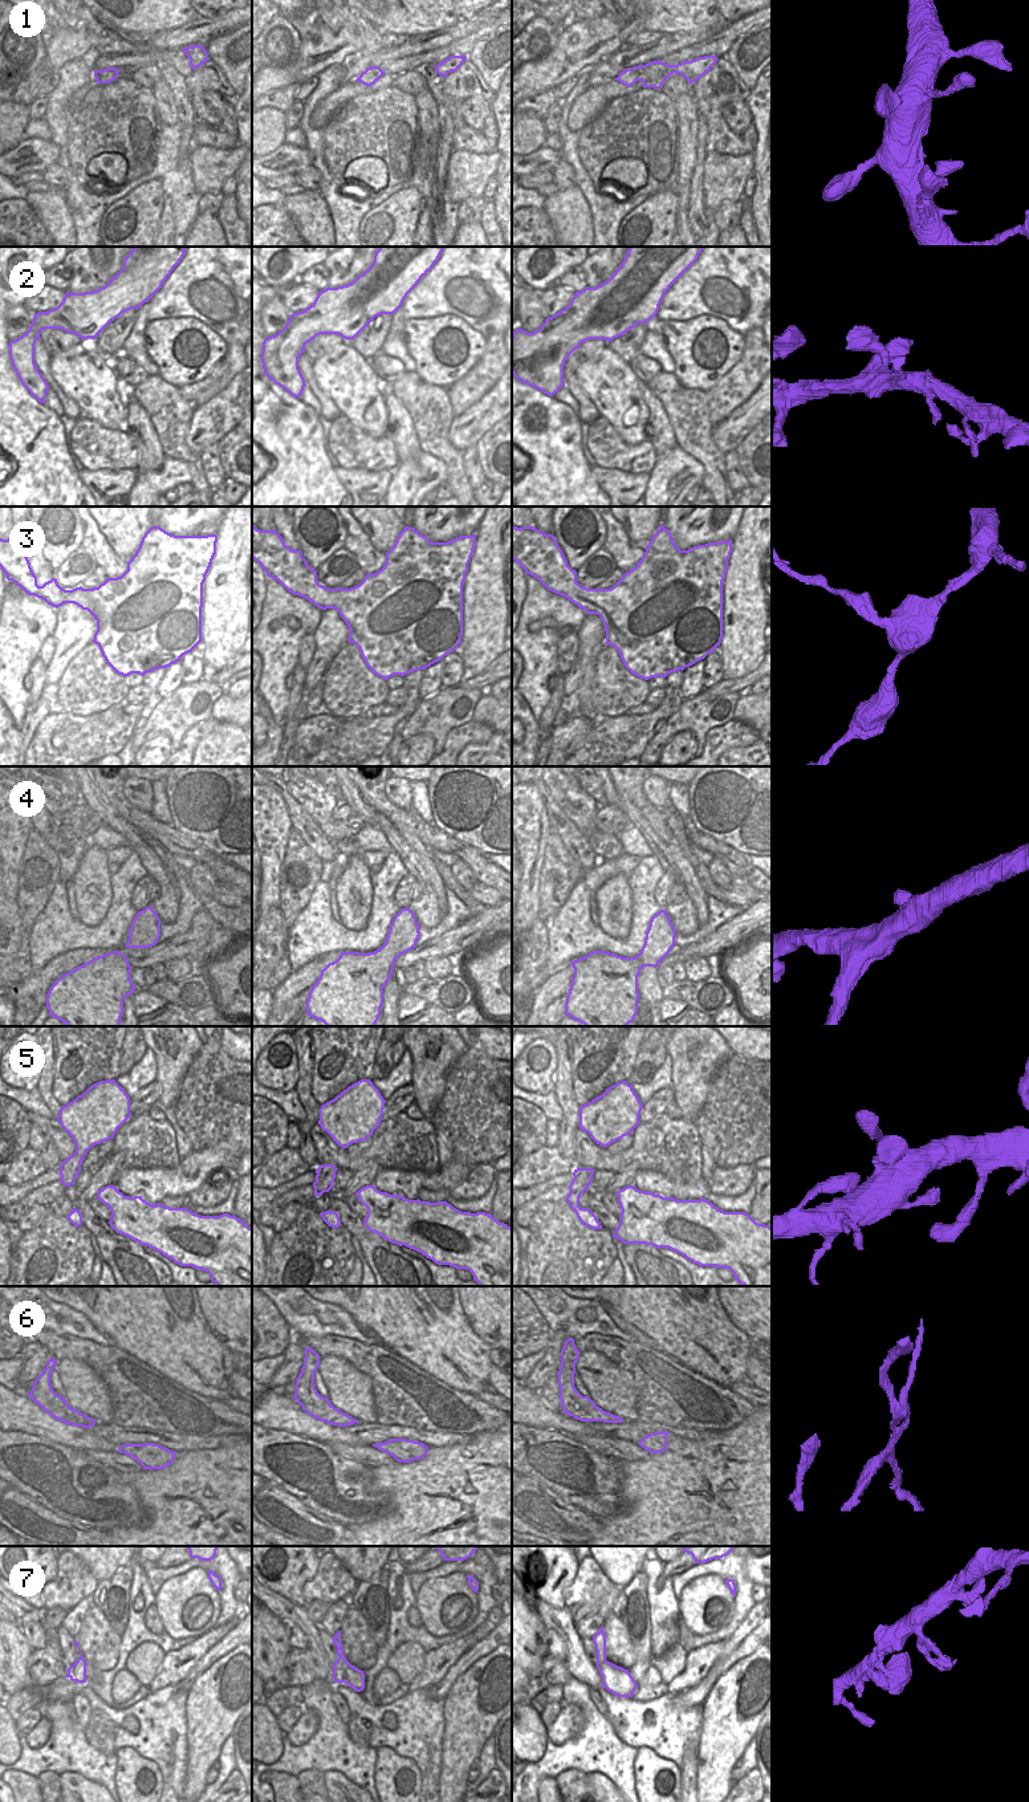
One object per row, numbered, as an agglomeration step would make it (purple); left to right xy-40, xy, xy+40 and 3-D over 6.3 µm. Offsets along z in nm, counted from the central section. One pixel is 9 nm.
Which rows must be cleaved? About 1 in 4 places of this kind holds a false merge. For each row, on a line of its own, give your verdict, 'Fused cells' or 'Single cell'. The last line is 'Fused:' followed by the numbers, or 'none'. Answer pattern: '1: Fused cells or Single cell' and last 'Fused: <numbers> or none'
1: Single cell
2: Single cell
3: Single cell
4: Single cell
5: Single cell
6: Fused cells
7: Single cell
Fused: 6.

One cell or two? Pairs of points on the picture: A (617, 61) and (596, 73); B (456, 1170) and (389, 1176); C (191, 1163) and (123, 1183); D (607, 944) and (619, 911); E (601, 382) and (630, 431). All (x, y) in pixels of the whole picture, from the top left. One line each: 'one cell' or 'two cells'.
A: one cell
B: one cell
C: one cell
D: two cells
E: one cell

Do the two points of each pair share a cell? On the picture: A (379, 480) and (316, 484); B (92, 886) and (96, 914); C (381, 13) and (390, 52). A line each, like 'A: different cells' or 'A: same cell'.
A: different cells
B: same cell
C: different cells

